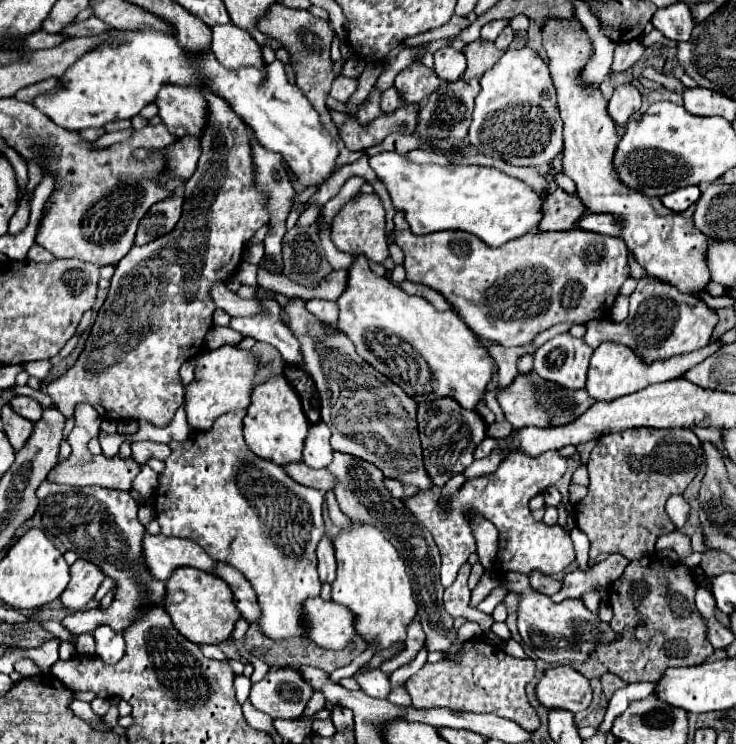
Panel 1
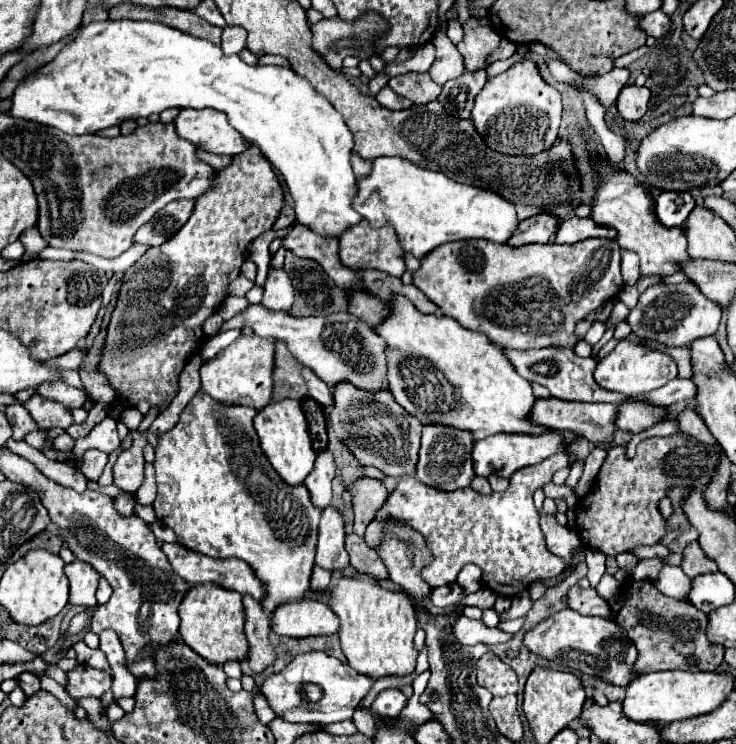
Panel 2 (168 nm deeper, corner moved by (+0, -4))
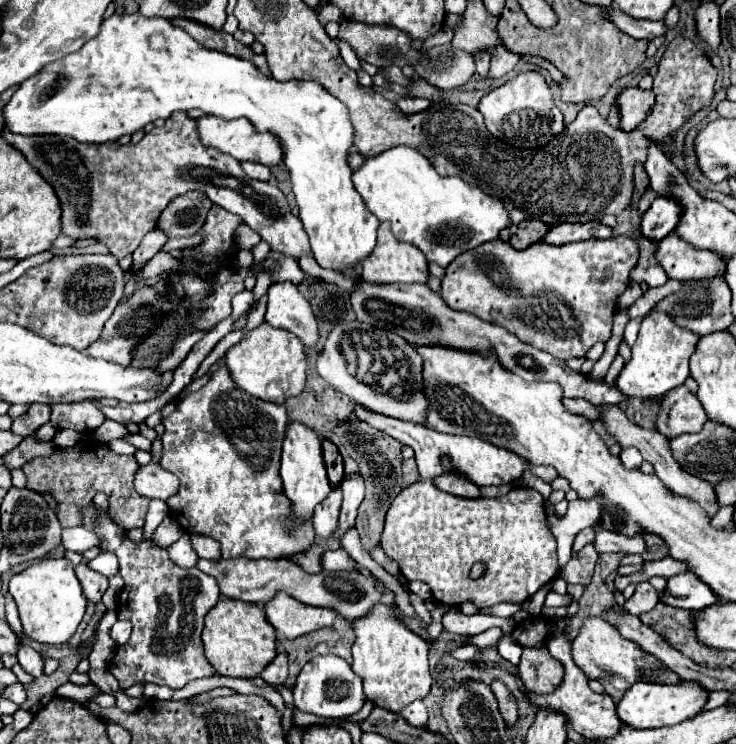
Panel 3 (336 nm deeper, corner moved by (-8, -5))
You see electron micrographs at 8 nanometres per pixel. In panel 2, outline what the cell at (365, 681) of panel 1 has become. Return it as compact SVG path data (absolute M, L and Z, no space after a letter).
M384 689L382 693L378 693L378 697L372 701L372 713L382 715L382 717L394 717L402 711L402 707L406 705L406 695L400 693L398 689Z

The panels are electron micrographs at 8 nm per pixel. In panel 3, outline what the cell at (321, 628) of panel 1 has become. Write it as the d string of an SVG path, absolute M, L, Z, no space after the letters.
M276 592L276 596L264 604L264 612L276 632L290 640L324 626L332 626L336 620L334 610L302 604L286 592Z

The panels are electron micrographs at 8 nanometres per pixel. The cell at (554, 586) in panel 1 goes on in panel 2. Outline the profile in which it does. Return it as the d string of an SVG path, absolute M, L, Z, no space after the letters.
M572 585L566 593L568 607L578 611L580 615L598 615L598 617L610 617L610 605L598 597L598 593L590 589L582 589L580 585Z

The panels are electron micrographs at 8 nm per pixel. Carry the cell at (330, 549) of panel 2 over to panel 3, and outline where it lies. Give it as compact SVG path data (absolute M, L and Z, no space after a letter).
M360 474L346 476L340 488L342 488L342 494L344 494L344 502L342 502L342 510L340 510L340 528L338 528L338 536L334 536L334 540L330 540L330 544L326 546L328 550L340 548L340 538L344 536L344 532L348 528L354 526L356 510L358 510L362 498L364 498L364 480L362 480Z

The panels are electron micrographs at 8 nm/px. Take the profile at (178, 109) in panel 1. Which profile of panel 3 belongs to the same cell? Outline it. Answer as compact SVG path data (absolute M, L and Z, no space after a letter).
M204 116L198 120L198 134L200 134L202 144L218 148L220 152L230 154L240 162L248 160L248 162L258 162L264 166L278 166L284 158L284 150L282 150L278 136L274 136L272 132L258 132L254 128L254 124L250 120L244 120L244 118L224 120L218 116Z

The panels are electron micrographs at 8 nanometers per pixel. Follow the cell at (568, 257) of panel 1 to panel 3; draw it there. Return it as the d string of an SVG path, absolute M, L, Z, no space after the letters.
M610 236L606 240L590 238L564 246L536 242L526 250L516 250L496 238L464 252L450 264L450 268L446 268L440 296L450 308L494 322L518 336L522 342L544 350L558 360L584 358L596 342L608 342L612 334L612 318L618 310L618 298L628 288L630 270L636 266L638 256L638 244L628 236Z

